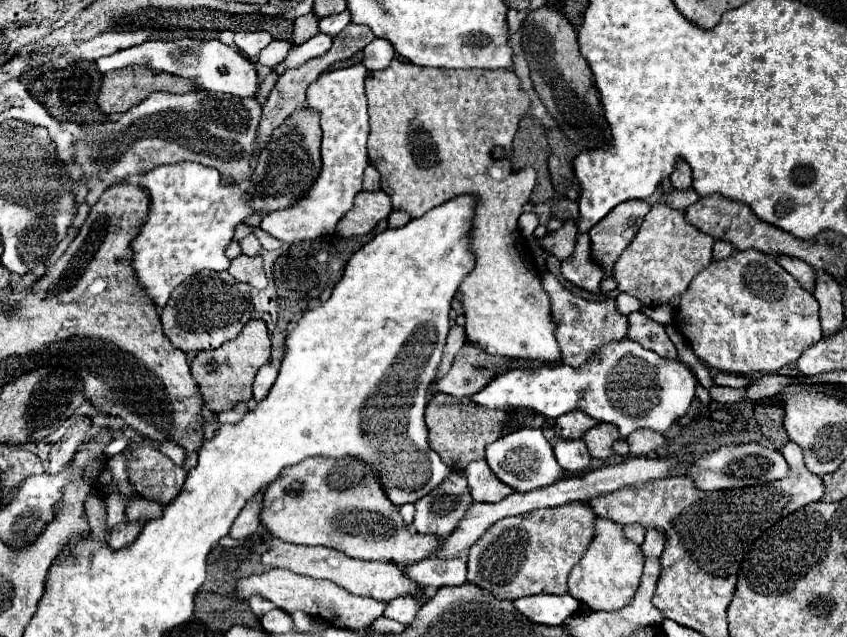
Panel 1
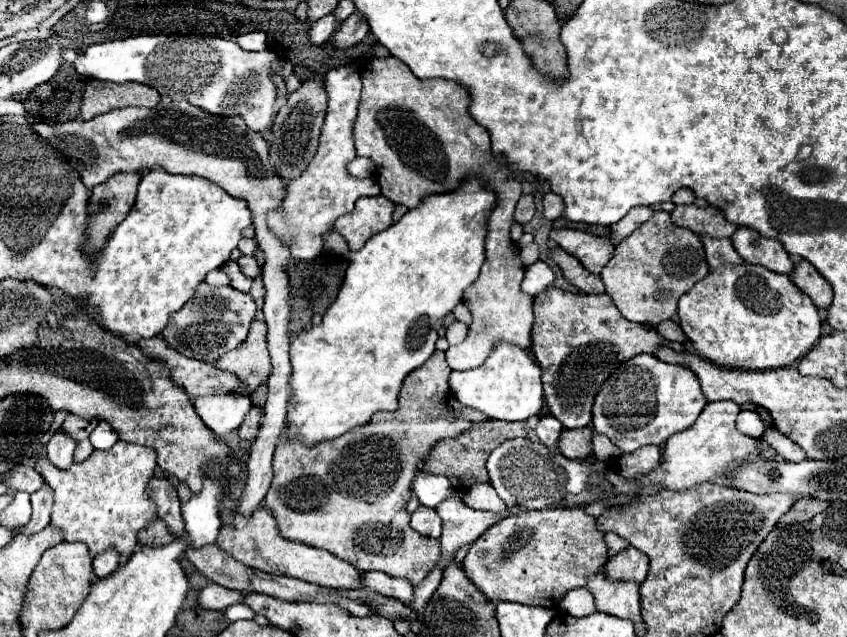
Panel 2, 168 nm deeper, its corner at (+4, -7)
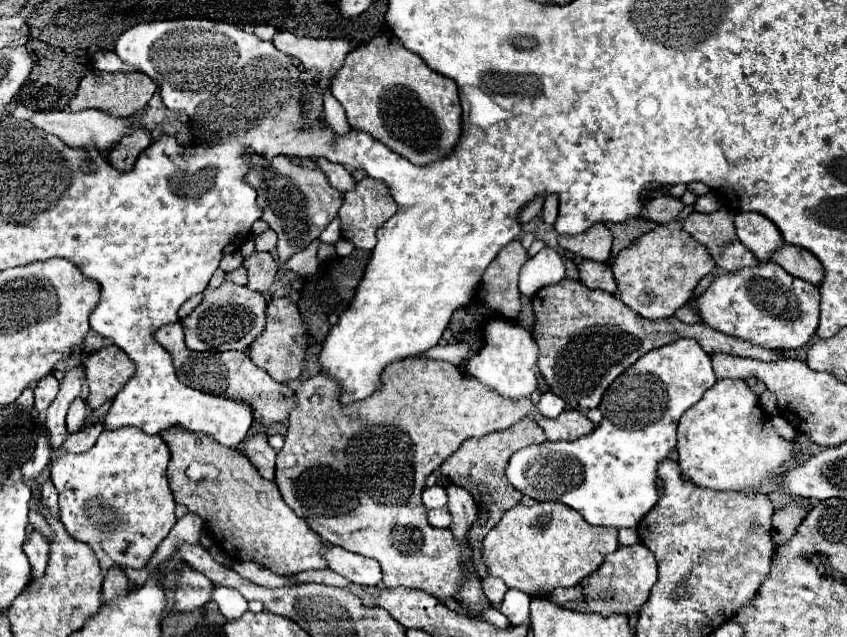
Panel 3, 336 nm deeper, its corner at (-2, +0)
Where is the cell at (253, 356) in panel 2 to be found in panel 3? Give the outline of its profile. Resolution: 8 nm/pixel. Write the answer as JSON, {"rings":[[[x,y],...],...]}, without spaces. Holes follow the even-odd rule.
{"rings":[[[274,297],[268,303],[268,319],[266,319],[266,329],[264,333],[250,345],[248,355],[258,365],[260,369],[268,371],[276,381],[280,383],[296,383],[298,377],[304,371],[304,361],[308,353],[308,327],[304,323],[304,317],[300,315],[300,309],[296,301],[290,301],[286,297]]]}

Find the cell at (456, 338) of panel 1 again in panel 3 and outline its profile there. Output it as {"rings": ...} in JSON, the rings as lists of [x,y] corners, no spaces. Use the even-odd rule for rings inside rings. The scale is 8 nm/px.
{"rings":[[[420,357],[402,359],[386,367],[378,393],[354,401],[354,405],[342,405],[338,401],[338,381],[326,377],[326,373],[318,373],[300,383],[296,397],[298,405],[290,413],[286,441],[276,459],[276,485],[288,507],[324,541],[376,559],[384,571],[384,587],[422,589],[438,599],[456,597],[468,581],[464,573],[478,575],[474,551],[470,545],[454,541],[450,529],[430,527],[426,507],[420,499],[426,477],[466,439],[508,429],[522,417],[532,415],[532,399],[510,401],[494,393],[494,389],[486,389],[486,385],[480,385],[448,361]]]}

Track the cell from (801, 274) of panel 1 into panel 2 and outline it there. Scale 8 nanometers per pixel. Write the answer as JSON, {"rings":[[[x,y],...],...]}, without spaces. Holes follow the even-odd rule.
{"rings":[[[742,226],[732,236],[732,244],[746,262],[760,264],[778,274],[788,274],[788,276],[792,274],[794,264],[790,260],[788,252],[784,252],[782,244],[776,242],[774,238],[760,236],[756,230]]]}

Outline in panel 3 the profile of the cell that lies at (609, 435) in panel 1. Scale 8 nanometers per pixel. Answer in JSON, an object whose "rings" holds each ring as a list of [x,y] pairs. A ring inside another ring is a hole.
{"rings":[[[566,409],[556,419],[548,419],[540,415],[536,417],[536,423],[544,429],[548,441],[574,441],[590,433],[590,429],[594,429],[594,423],[582,411],[574,411],[574,409]]]}

